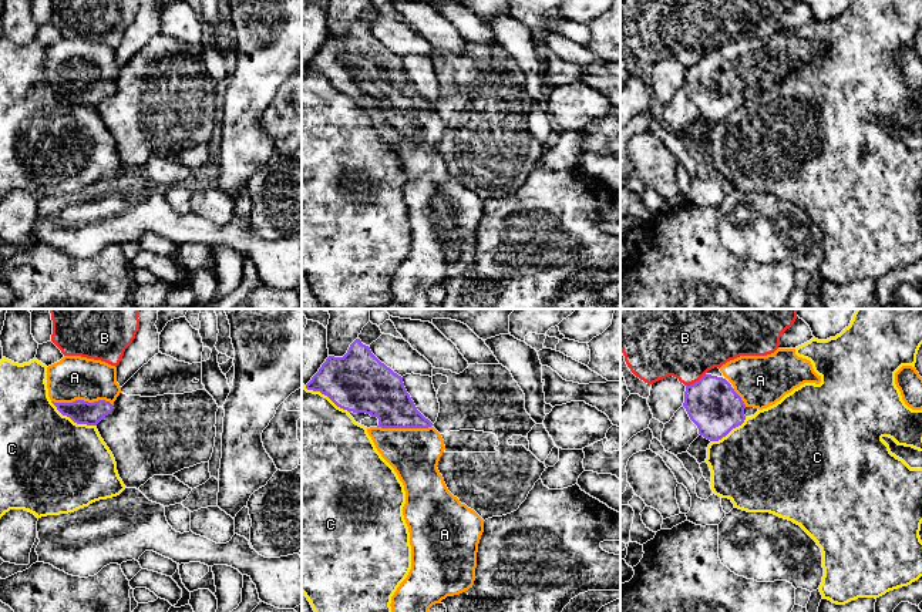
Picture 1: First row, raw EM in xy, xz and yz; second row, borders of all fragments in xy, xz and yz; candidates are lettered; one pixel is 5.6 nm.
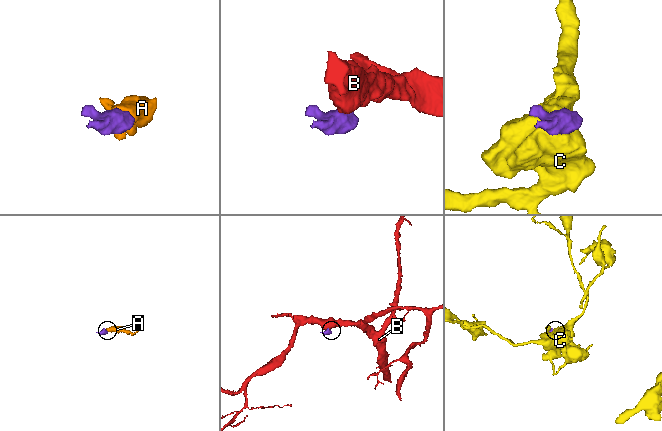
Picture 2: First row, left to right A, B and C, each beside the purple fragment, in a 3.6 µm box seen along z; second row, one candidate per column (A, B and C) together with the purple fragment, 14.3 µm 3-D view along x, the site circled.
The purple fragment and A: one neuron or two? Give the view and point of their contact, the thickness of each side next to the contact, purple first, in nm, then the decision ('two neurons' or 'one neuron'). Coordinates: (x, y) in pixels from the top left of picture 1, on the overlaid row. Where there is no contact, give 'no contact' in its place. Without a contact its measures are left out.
xy (83, 400) | 140/260 nm | one neuron

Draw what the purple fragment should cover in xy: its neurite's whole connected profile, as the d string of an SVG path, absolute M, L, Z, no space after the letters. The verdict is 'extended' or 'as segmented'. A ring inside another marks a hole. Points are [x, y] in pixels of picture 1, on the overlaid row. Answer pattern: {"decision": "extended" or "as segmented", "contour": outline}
{"decision": "extended", "contour": "M64 356L48 366L47 389L63 416L87 426L108 416L121 393L115 366L81 356Z"}

